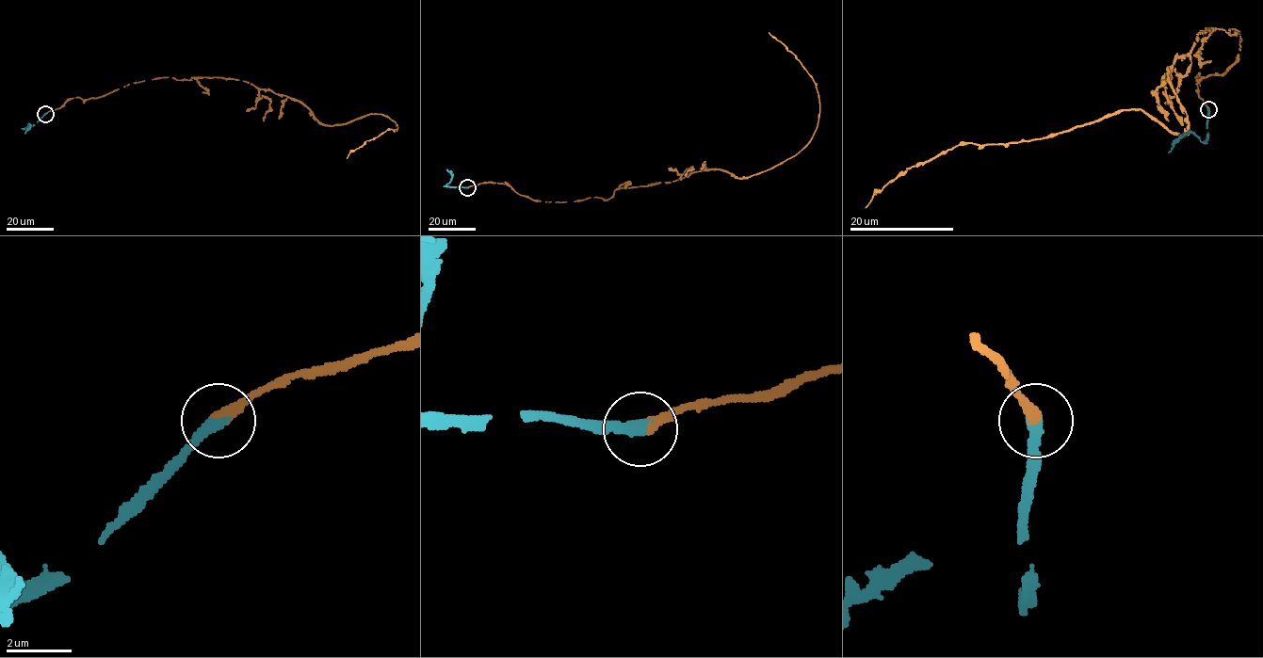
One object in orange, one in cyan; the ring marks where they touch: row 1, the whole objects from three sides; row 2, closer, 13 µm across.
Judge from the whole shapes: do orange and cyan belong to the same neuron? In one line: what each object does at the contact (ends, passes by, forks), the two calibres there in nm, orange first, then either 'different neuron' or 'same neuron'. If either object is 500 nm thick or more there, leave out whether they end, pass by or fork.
orange ends there; cyan ends there; 360 nm thick on the orange side, 400 nm on the other; same neuron

